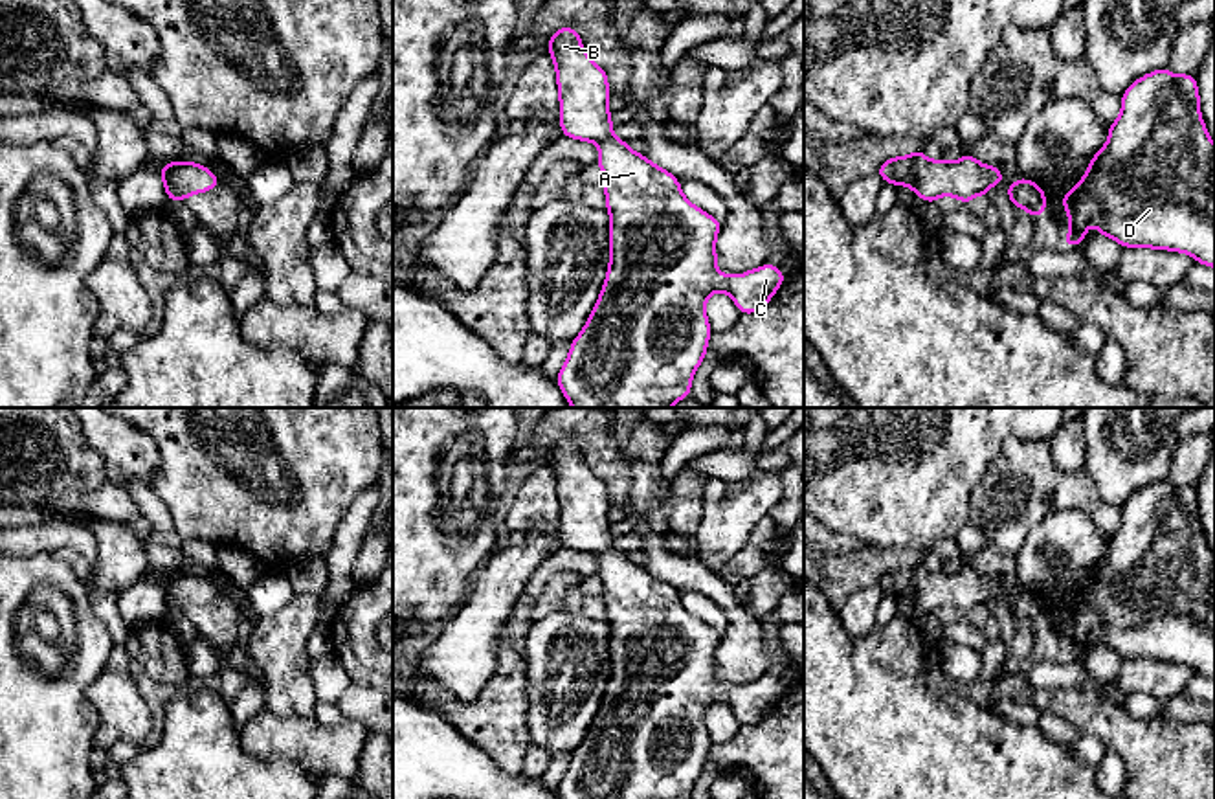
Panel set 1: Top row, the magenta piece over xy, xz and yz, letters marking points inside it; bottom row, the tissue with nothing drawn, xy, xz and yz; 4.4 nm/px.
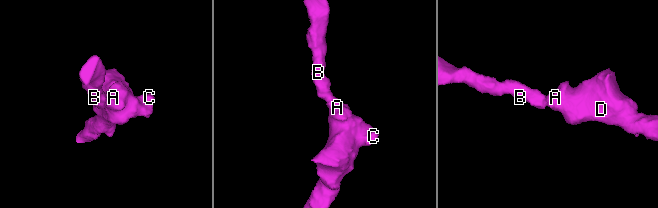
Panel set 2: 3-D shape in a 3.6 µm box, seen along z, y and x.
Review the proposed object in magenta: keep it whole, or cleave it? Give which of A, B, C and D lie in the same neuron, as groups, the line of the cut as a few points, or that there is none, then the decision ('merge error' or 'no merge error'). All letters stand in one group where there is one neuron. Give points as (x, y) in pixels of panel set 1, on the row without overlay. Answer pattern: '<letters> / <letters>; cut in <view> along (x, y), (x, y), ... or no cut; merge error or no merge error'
A B C D; no cut; no merge error

